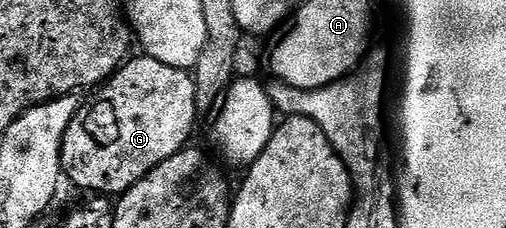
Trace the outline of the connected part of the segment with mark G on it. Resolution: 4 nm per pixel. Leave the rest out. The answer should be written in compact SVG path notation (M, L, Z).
M139 54L139 57L128 59L123 67L106 81L94 93L95 96L91 101L84 103L79 109L79 113L73 118L73 122L69 122L69 130L65 132L63 139L63 171L66 179L71 179L79 188L88 188L88 193L91 194L111 194L107 192L115 192L114 194L122 194L128 192L137 182L141 182L141 178L155 169L161 162L165 162L169 158L173 158L173 154L177 154L180 150L188 147L191 136L191 131L195 128L195 100L197 101L197 93L195 90L195 77L190 71L183 71L179 68L174 68L159 61L155 57L146 54Z

